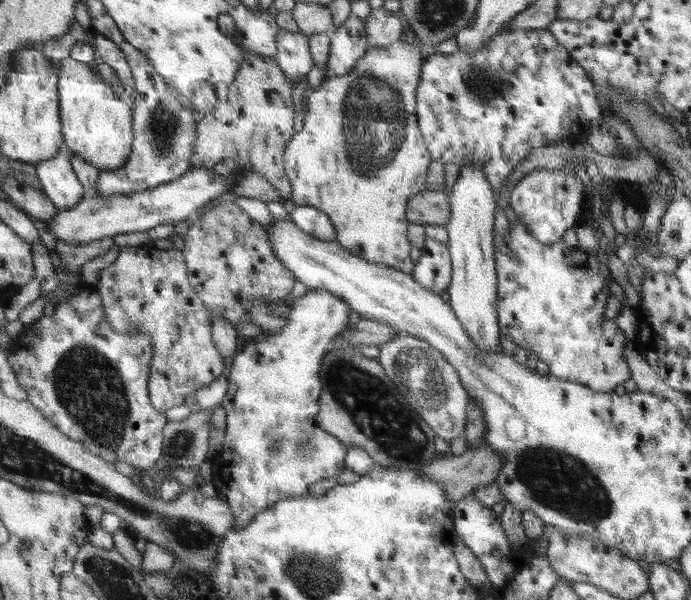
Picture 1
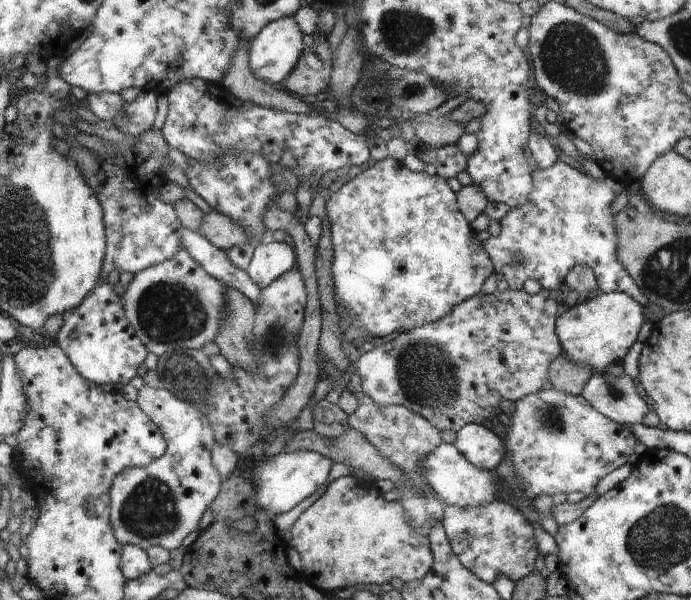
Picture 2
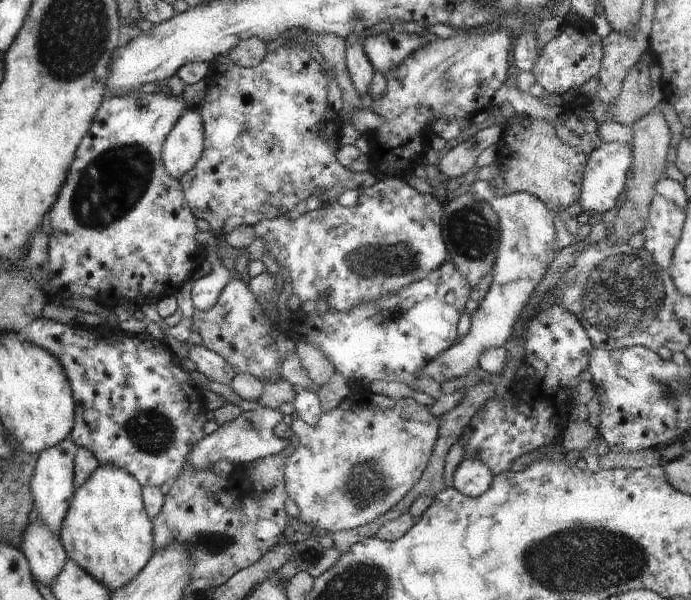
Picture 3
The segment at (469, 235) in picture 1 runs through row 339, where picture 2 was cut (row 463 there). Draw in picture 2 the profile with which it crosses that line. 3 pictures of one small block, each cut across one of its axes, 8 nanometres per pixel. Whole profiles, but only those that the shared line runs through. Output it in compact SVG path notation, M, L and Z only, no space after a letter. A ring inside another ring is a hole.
M468 423L457 432L456 448L460 453L482 469L494 470L504 458L504 446L496 434L486 426Z

